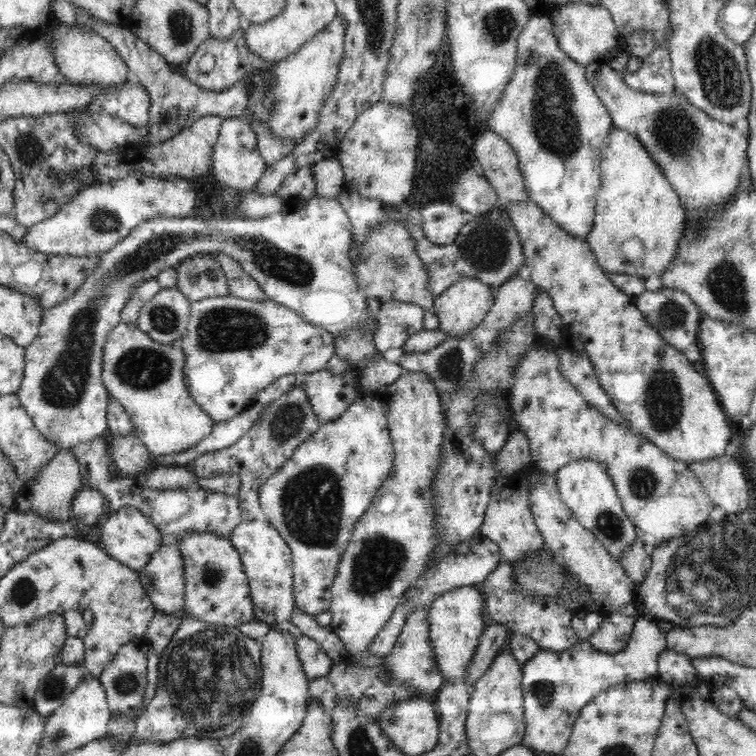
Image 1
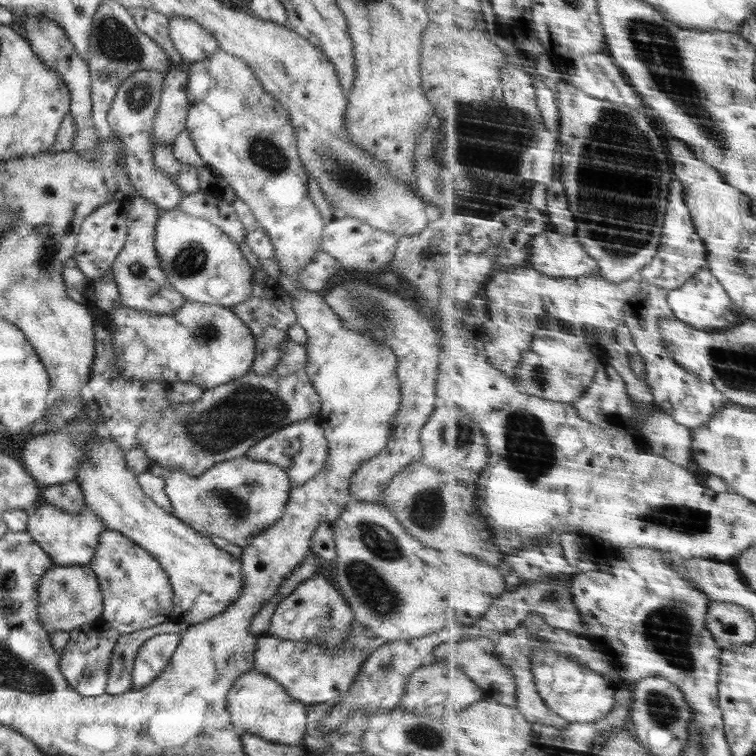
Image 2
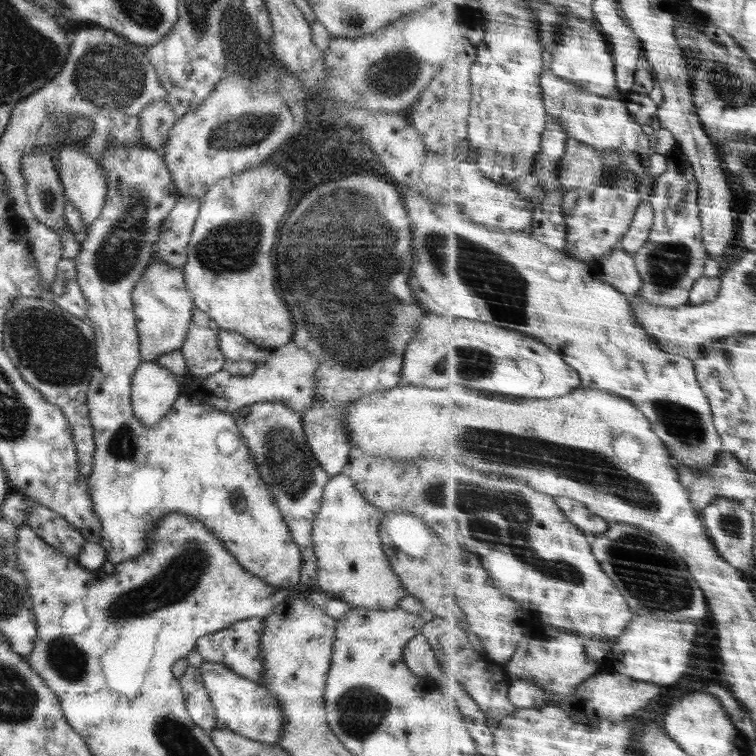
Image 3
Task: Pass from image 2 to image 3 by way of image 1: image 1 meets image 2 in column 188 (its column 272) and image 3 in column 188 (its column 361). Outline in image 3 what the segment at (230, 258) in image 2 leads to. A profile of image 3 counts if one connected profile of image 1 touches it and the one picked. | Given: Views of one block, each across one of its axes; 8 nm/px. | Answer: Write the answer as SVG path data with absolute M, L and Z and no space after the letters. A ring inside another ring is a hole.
M153 257L141 271L131 292L132 310L138 338L141 362L155 362L163 353L178 351L183 345L195 306L186 285L183 271Z

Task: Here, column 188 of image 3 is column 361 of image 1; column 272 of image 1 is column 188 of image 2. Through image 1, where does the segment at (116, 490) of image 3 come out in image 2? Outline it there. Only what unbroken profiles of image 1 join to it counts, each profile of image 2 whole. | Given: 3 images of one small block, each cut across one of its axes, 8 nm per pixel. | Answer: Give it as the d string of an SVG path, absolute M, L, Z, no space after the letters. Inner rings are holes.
M245 456L212 464L197 477L190 477L175 467L170 469L158 464L150 464L148 471L163 479L164 491L171 505L171 515L178 518L185 526L196 530L204 538L211 539L212 536L218 536L241 548L247 546L256 534L279 520L291 488L287 474L278 466L249 460Z

